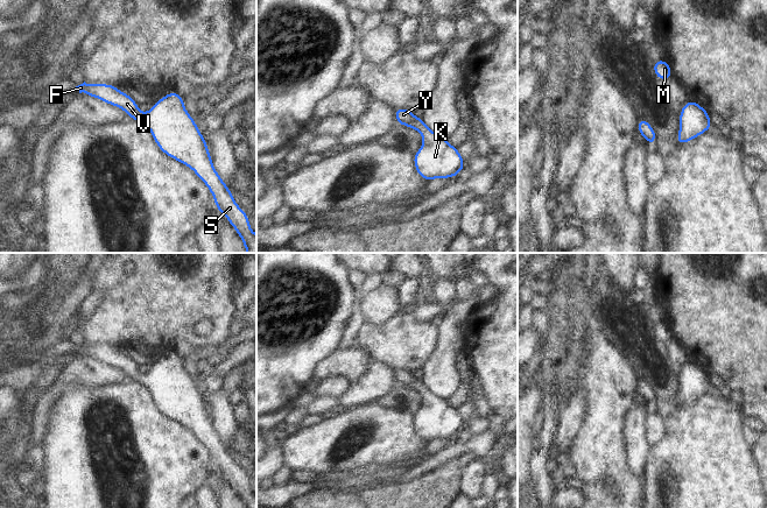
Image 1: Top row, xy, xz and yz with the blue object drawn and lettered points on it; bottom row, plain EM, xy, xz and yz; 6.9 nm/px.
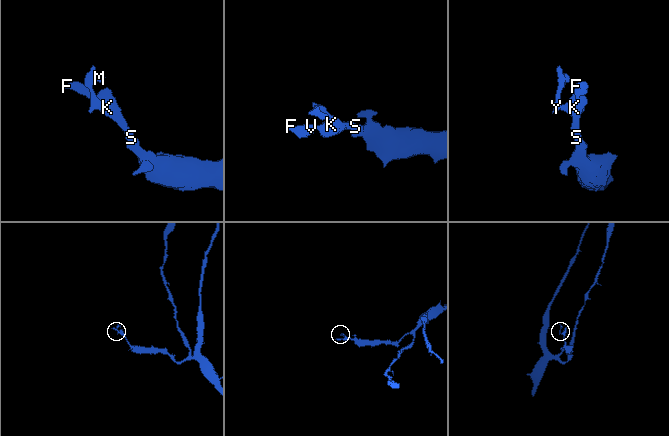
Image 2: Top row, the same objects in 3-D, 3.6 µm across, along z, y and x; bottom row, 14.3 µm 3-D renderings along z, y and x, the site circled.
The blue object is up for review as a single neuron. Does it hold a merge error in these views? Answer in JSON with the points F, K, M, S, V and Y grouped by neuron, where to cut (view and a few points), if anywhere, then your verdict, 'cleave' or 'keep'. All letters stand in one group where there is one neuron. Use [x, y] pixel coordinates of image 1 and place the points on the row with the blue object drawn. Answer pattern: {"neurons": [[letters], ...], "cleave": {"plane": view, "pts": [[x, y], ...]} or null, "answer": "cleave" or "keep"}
{"neurons": [["F", "K", "M", "S", "V", "Y"]], "cleave": null, "answer": "keep"}

